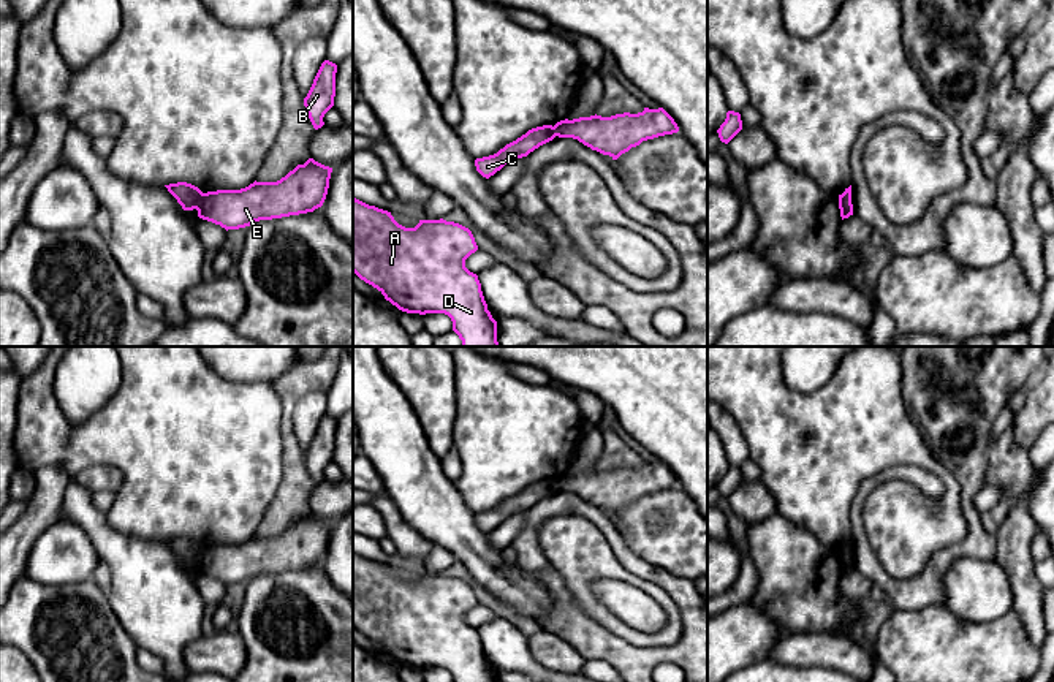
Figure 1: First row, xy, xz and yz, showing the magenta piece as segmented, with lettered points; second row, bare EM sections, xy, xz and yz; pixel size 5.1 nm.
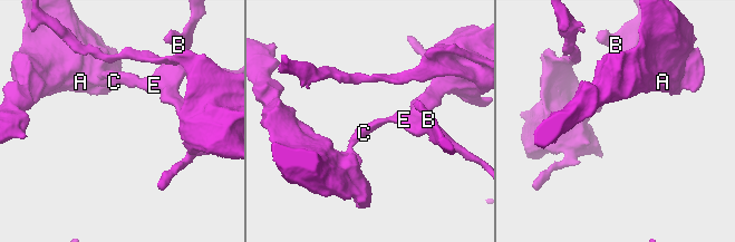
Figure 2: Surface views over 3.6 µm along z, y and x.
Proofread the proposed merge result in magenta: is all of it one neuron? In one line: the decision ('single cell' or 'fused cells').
fused cells

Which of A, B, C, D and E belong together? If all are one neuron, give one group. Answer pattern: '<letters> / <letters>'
A C D / B E

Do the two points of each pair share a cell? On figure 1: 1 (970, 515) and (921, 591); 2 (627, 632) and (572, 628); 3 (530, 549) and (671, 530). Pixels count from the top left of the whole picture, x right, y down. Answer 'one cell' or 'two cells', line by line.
1: one cell
2: two cells
3: two cells

